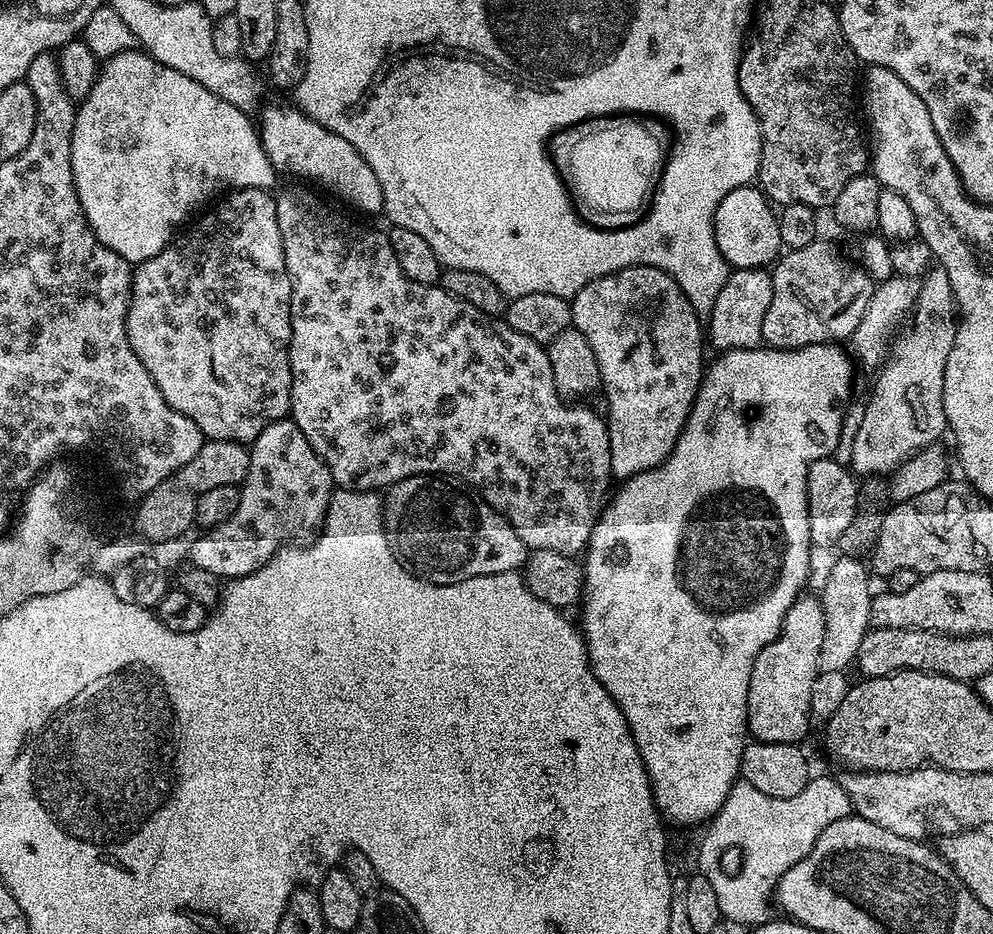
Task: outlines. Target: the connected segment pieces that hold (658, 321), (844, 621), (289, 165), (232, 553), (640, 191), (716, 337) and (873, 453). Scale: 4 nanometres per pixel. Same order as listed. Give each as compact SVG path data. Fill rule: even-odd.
M635 264L632 268L623 268L614 274L606 274L597 280L591 280L578 294L571 297L572 327L576 328L586 342L590 342L590 350L594 350L594 358L598 358L598 370L600 371L600 383L602 385L602 396L608 399L607 426L610 438L610 466L613 477L617 481L629 480L632 476L642 474L651 468L657 468L663 460L666 460L680 437L680 431L688 421L688 415L692 413L692 403L696 392L700 388L700 381L704 378L706 371L706 359L704 360L704 348L700 345L702 340L702 320L690 306L686 294L682 294L679 282L670 274L666 274L657 268L651 268L645 264Z
M840 558L837 561L824 580L824 593L818 596L826 618L826 634L822 634L820 651L821 672L844 672L848 667L851 669L856 663L858 646L862 646L862 638L870 630L868 619L873 593L868 592L869 569L858 560Z
M272 104L264 113L259 113L260 120L258 116L260 141L277 173L297 176L300 179L297 181L312 186L321 184L326 191L333 192L360 212L383 213L382 186L378 186L378 178L374 178L374 170L370 170L366 158L362 158L346 138L338 138L338 134L326 130L299 108L288 104Z
M290 418L266 426L250 444L250 470L239 485L240 501L234 518L222 526L207 529L192 544L188 556L191 567L210 570L221 578L254 574L279 548L308 542L324 527L334 485L332 471L306 442L306 434Z
M636 114L591 116L589 120L555 132L550 141L550 155L552 164L574 201L579 219L591 224L593 228L629 228L647 213L651 205L670 155L670 129L667 123L653 122Z
M744 266L729 271L726 286L714 298L714 310L706 317L706 336L712 339L716 350L730 348L755 348L762 341L762 321L770 310L770 298L774 298L771 271Z
M929 267L926 275L921 279L921 292L918 294L915 307L910 312L911 320L912 325L904 333L901 331L895 337L894 347L886 363L879 369L880 377L876 380L876 389L873 390L872 397L864 404L864 417L861 426L858 427L858 434L855 435L853 460L850 465L853 473L864 478L873 474L895 472L915 452L933 447L939 441L936 439L943 432L945 435L948 428L948 419L944 409L944 375L946 374L946 354L950 354L950 346L954 346L958 309L954 290L950 286L950 278L946 278L944 268Z

